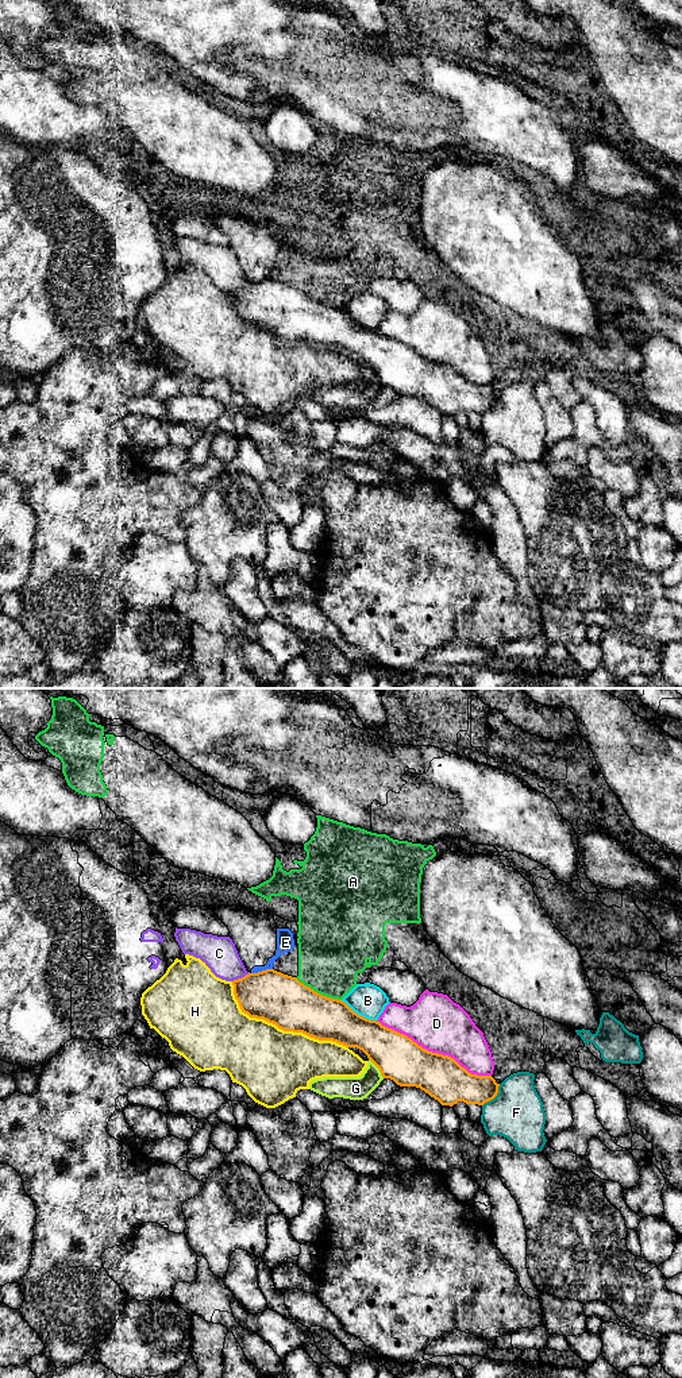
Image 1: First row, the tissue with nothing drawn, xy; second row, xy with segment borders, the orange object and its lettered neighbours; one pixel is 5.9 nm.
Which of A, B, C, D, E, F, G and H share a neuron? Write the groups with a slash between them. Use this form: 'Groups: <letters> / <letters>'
Groups: A / B / C / D / E / F / G / H

